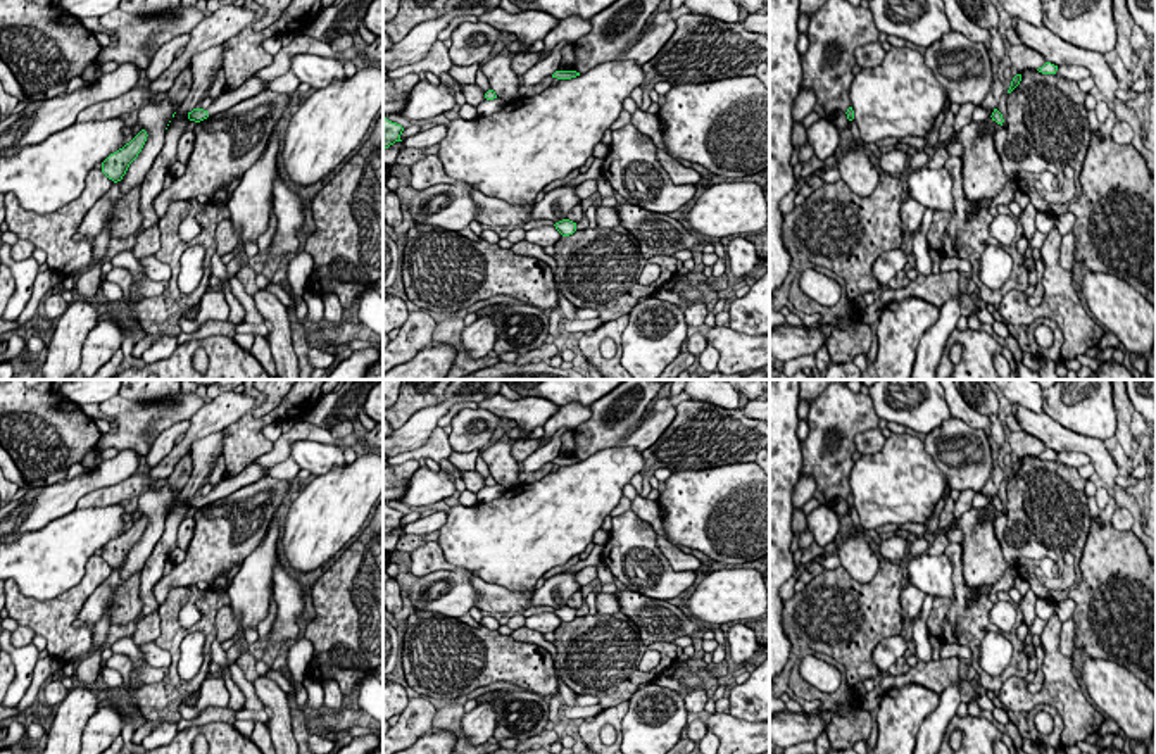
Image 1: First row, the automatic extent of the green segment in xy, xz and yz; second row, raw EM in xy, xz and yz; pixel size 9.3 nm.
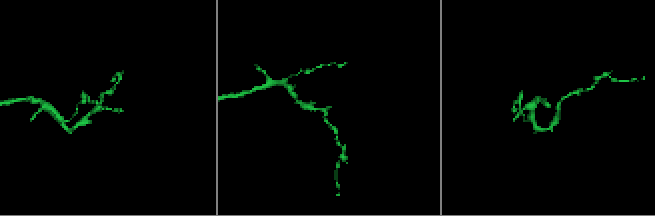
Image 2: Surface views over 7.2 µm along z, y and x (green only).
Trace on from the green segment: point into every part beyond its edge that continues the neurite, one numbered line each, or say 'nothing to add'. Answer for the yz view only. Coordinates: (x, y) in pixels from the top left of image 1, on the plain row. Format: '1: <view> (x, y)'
nothing to add

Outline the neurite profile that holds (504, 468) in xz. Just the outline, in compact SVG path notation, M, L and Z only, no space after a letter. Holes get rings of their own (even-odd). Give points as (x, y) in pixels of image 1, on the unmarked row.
M504 435L488 449L480 452L490 469L490 476L495 478L497 485L502 485L507 490L519 487L518 476L521 473L521 464L511 456L511 447L511 440Z

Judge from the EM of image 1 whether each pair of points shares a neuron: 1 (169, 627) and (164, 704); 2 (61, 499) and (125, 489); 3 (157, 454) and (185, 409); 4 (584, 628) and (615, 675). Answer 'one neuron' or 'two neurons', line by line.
1: one neuron
2: two neurons
3: two neurons
4: one neuron

